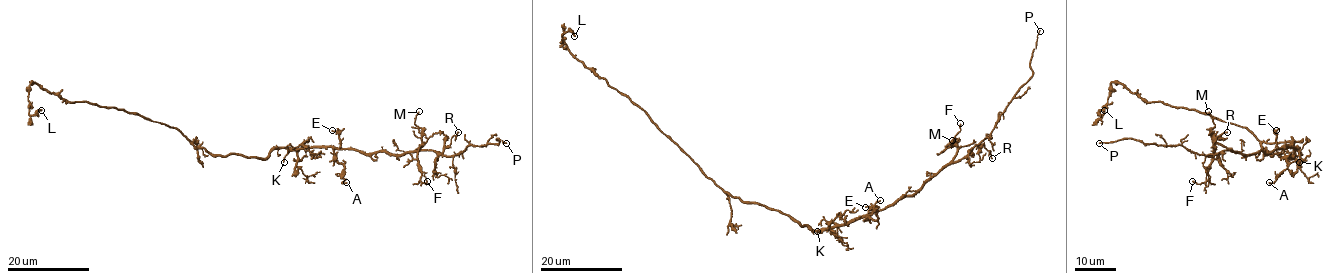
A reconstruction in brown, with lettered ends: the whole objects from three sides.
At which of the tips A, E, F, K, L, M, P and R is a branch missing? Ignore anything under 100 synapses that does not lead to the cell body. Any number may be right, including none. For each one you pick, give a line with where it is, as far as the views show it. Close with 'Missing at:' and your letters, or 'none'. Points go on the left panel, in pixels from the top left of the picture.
P: place (506, 143)
Missing at: P

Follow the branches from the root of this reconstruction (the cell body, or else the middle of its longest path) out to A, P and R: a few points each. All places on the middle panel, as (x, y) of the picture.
A: (794, 219), (814, 231), (844, 226), (865, 215), (877, 219), (878, 207), (875, 204), (880, 200)
P: (794, 219), (814, 231), (847, 225), (912, 196), (959, 161), (989, 135), (1033, 75), (1030, 62), (1040, 31)
R: (794, 219), (814, 231), (844, 226), (912, 196), (976, 145), (984, 145), (992, 158)

